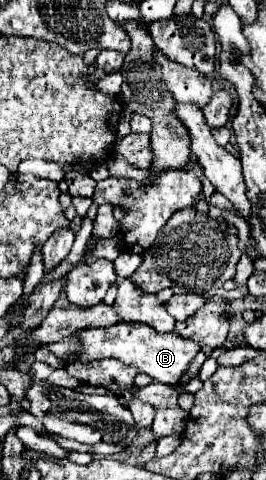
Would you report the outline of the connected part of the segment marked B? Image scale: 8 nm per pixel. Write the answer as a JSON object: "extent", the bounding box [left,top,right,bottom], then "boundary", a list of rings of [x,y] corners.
{"extent":[80,322,200,384],"boundary":[[[118,322],[110,328],[90,328],[80,332],[82,354],[80,362],[116,358],[124,364],[134,364],[140,372],[148,374],[154,382],[172,384],[178,382],[186,372],[194,356],[200,352],[200,344],[188,338],[180,338],[178,334],[158,334],[154,328],[140,322]]]}

